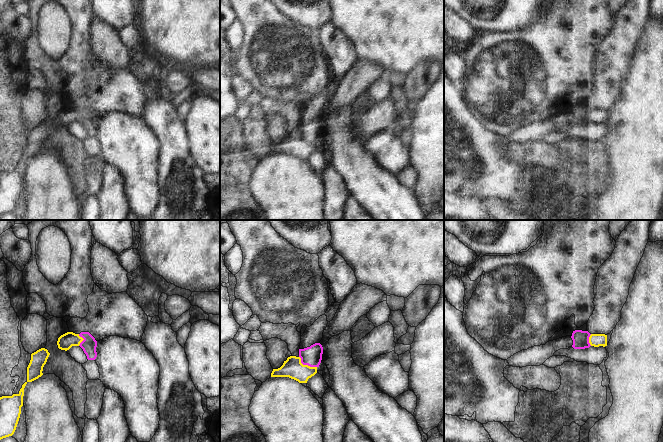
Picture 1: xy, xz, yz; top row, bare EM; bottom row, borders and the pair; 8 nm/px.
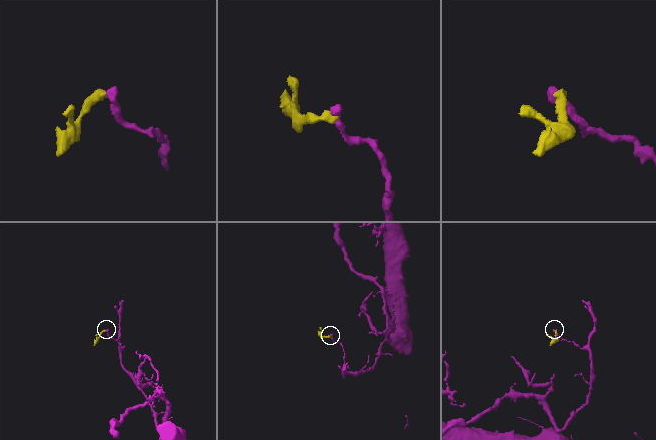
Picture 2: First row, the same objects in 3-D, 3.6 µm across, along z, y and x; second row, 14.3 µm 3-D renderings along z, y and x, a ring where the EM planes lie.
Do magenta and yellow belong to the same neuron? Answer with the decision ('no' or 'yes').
no

